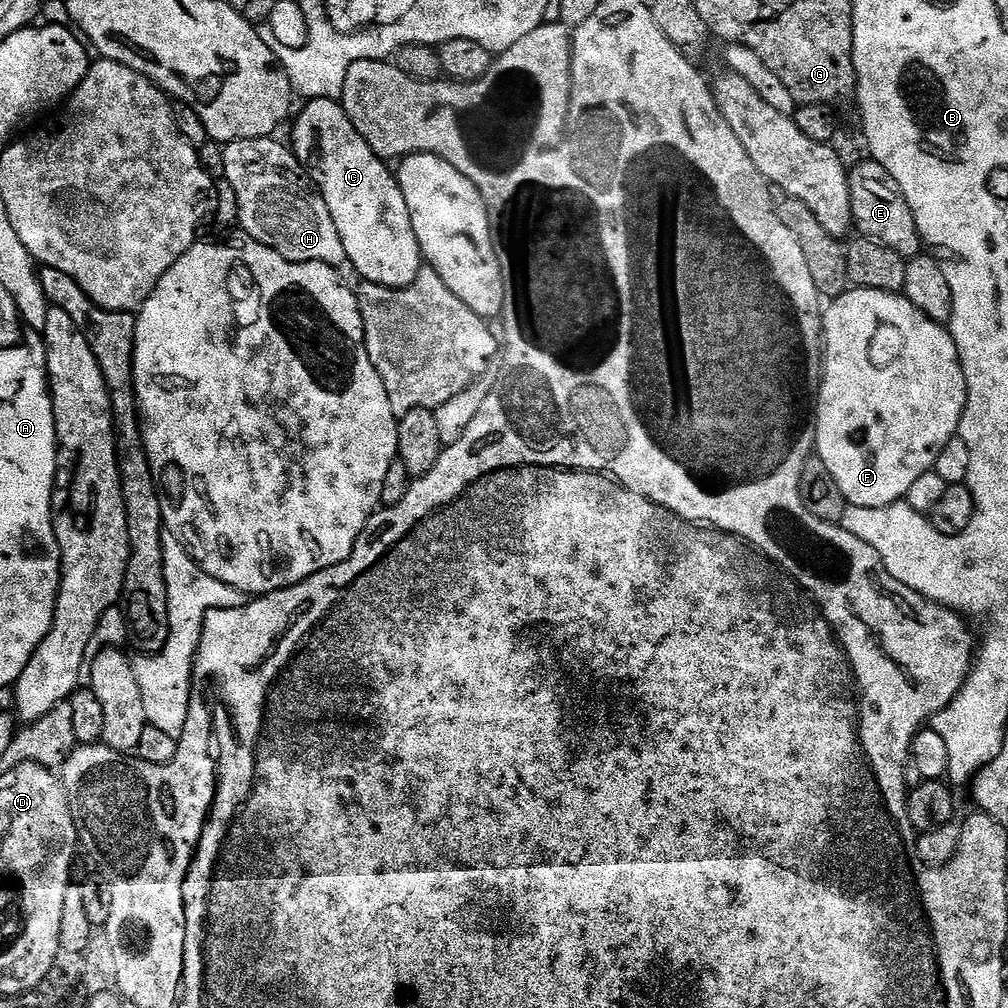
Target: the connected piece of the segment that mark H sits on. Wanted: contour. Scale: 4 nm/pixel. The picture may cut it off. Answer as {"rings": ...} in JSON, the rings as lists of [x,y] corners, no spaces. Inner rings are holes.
{"rings":[[[276,138],[236,140],[224,145],[224,157],[223,177],[234,186],[240,211],[238,224],[244,227],[243,235],[262,242],[262,246],[295,264],[345,263],[342,238],[338,238],[338,226],[330,218],[330,206],[326,206],[287,143],[279,144]]]}

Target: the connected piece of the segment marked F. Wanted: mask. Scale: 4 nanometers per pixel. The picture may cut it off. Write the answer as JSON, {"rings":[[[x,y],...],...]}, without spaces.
{"rings":[[[853,287],[831,301],[832,304],[822,312],[822,379],[820,394],[816,398],[816,446],[815,455],[826,462],[826,470],[830,470],[830,478],[838,482],[838,490],[842,490],[844,499],[853,508],[885,508],[891,504],[899,504],[907,497],[912,483],[922,474],[933,471],[938,454],[942,454],[942,446],[950,442],[960,431],[960,419],[966,406],[968,391],[966,378],[958,358],[956,343],[951,331],[945,325],[931,320],[914,302],[910,302],[903,294],[883,292],[873,288]]]}

